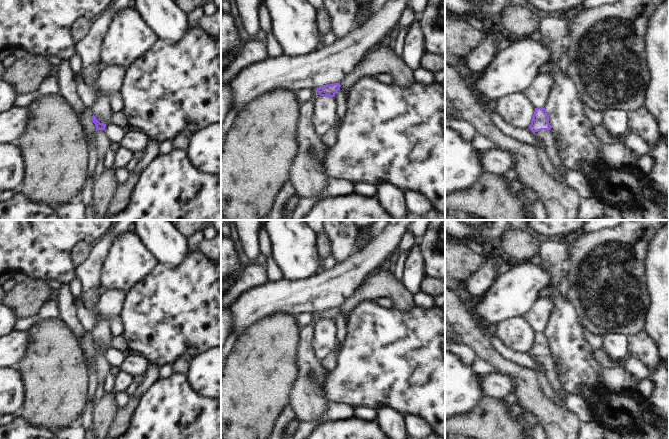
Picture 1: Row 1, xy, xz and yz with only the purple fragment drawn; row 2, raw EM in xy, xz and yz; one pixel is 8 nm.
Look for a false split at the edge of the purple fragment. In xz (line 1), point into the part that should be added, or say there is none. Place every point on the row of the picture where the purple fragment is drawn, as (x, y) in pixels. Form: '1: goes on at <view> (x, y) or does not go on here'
1: does not go on here

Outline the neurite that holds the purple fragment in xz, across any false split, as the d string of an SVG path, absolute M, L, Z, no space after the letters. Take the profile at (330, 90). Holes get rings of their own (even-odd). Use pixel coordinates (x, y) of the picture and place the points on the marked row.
M340 82L339 83L334 83L334 84L329 84L320 88L317 88L316 91L319 93L320 96L326 97L334 97L336 92L340 90Z

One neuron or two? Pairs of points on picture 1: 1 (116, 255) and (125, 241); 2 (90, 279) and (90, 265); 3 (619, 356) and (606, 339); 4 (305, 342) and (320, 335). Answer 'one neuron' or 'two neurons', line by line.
1: one neuron
2: one neuron
3: one neuron
4: two neurons

